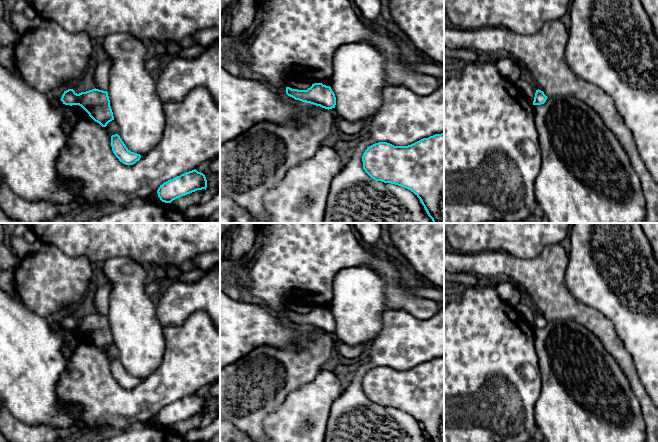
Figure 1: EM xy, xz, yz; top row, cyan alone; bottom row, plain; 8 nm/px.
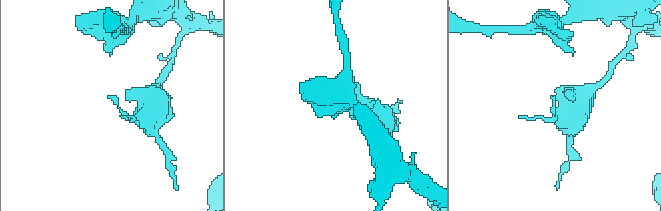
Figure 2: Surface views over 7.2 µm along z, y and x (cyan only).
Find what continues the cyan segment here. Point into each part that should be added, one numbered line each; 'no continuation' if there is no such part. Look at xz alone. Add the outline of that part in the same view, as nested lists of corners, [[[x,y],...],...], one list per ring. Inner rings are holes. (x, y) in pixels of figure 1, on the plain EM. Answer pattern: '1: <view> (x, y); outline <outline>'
no continuation

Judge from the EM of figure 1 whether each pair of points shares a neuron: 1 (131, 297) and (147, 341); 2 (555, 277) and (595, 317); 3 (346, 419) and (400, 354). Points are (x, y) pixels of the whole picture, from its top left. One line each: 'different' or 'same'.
1: same
2: same
3: same

